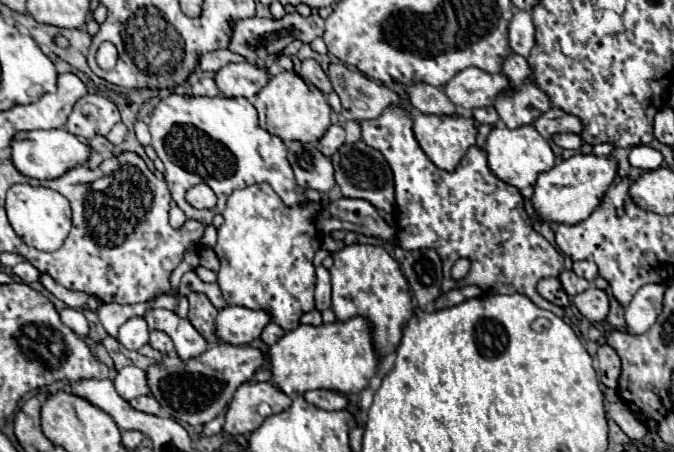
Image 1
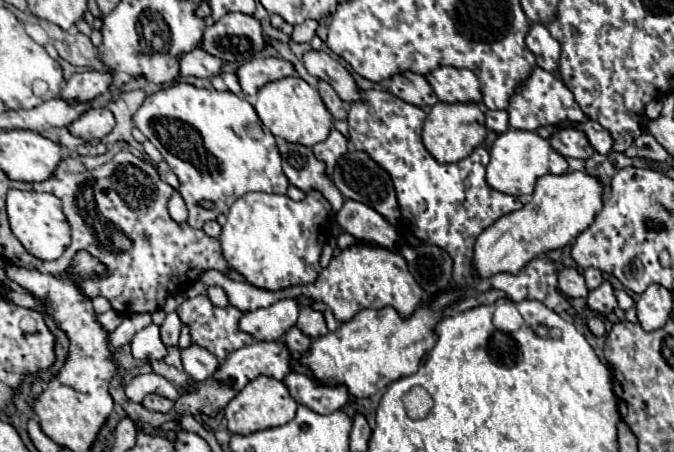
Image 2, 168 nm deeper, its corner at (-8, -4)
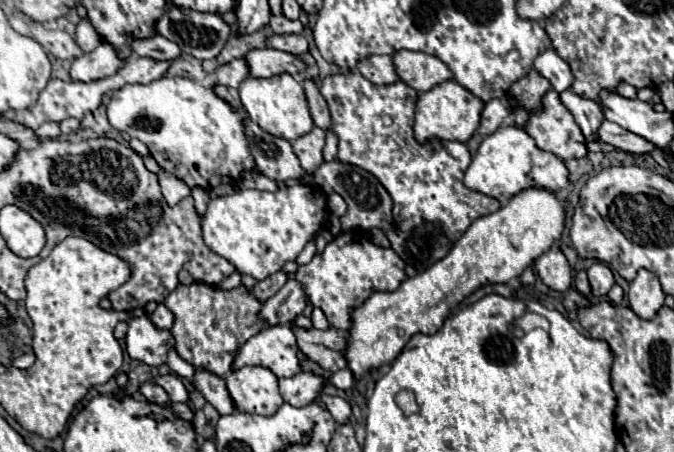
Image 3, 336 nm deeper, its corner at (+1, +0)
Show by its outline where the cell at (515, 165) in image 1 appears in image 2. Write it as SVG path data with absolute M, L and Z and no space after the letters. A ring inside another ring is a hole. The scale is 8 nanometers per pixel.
M509 129L507 133L501 133L493 147L491 147L491 159L487 165L487 185L495 191L507 193L507 195L531 195L535 181L543 175L563 175L569 167L567 161L549 145L547 139L539 137L535 131L519 131Z

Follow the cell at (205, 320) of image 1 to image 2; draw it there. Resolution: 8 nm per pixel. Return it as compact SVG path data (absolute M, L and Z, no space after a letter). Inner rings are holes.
M197 295L197 297L187 297L179 307L177 307L177 315L181 317L183 325L189 327L189 335L191 335L191 343L199 345L207 351L211 351L219 363L225 361L225 357L245 345L251 345L255 339L249 333L243 333L239 329L239 319L243 317L243 311L239 311L233 305L227 307L217 307L209 301L207 295Z

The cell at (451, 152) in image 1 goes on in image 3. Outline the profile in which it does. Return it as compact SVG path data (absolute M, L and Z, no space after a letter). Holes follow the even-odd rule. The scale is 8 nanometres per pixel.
M446 81L442 85L436 85L434 89L422 93L416 101L416 121L414 121L414 137L418 143L428 143L430 139L442 139L442 141L460 141L466 143L480 123L484 103L478 101L468 89L458 85L456 81Z

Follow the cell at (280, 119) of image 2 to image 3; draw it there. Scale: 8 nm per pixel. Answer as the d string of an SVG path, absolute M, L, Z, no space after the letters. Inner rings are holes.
M282 73L282 75L274 75L270 79L248 77L248 79L242 81L238 91L240 91L240 101L242 101L244 109L248 111L250 119L254 123L258 123L266 133L288 139L292 143L298 137L312 131L314 121L310 117L310 109L308 109L304 89L302 89L302 85L298 81L292 79L292 75Z

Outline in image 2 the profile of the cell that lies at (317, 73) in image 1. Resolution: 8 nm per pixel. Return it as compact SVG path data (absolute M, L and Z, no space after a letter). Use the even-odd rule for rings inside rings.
M319 81L319 93L327 107L327 111L333 115L333 119L345 119L347 117L347 103L339 99L339 95L333 91L333 87L325 81Z

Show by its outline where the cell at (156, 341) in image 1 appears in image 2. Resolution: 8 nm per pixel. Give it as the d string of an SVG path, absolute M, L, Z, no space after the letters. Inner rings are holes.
M167 313L163 325L161 325L161 339L167 347L175 347L181 333L181 319L177 313Z

